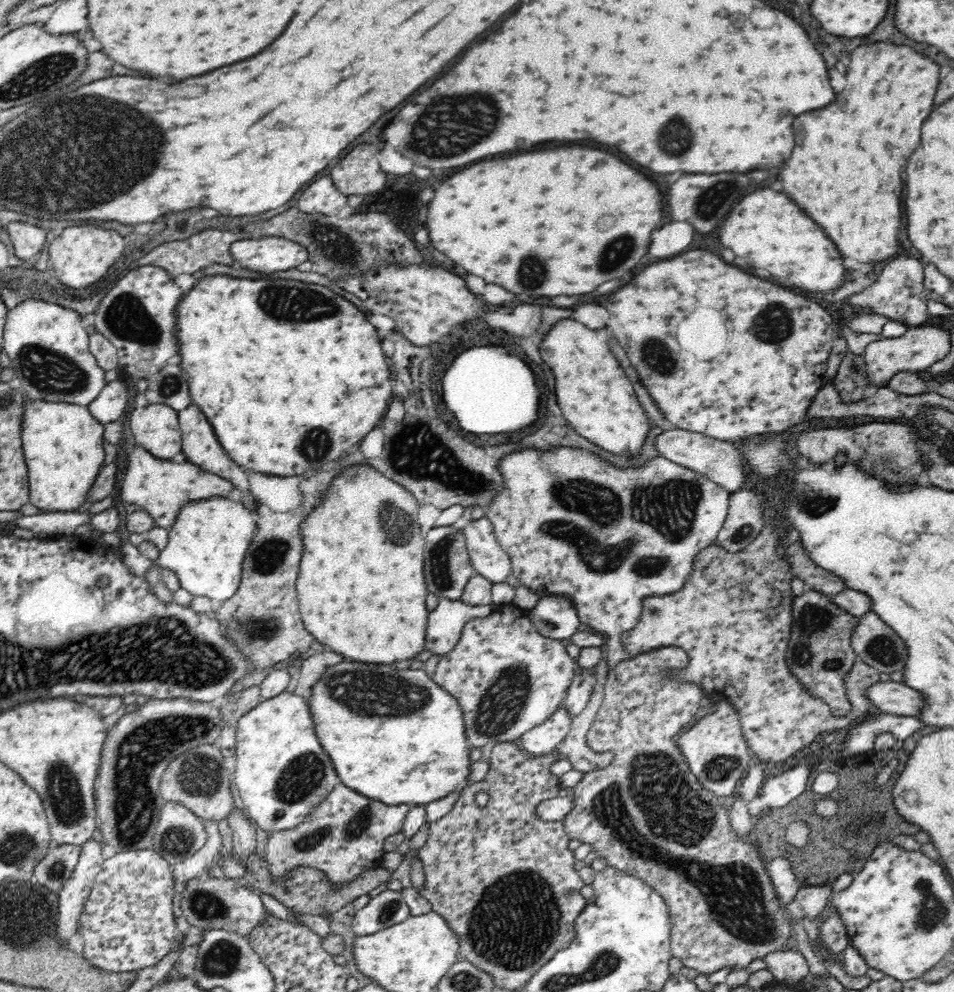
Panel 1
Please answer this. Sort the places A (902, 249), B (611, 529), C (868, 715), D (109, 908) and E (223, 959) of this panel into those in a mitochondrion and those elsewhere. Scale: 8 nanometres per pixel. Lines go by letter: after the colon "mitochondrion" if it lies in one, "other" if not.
A: other
B: mitochondrion
C: other
D: other
E: mitochondrion

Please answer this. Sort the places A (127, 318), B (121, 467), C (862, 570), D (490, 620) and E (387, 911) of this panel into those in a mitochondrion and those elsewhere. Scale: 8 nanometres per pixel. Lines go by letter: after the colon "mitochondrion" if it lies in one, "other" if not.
A: mitochondrion
B: other
C: other
D: other
E: mitochondrion

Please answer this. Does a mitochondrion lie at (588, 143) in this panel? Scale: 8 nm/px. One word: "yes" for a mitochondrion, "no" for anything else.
no

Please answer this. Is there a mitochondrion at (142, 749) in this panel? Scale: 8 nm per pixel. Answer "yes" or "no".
yes

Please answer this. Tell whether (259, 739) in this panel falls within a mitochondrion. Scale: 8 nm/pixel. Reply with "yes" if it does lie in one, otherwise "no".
no

